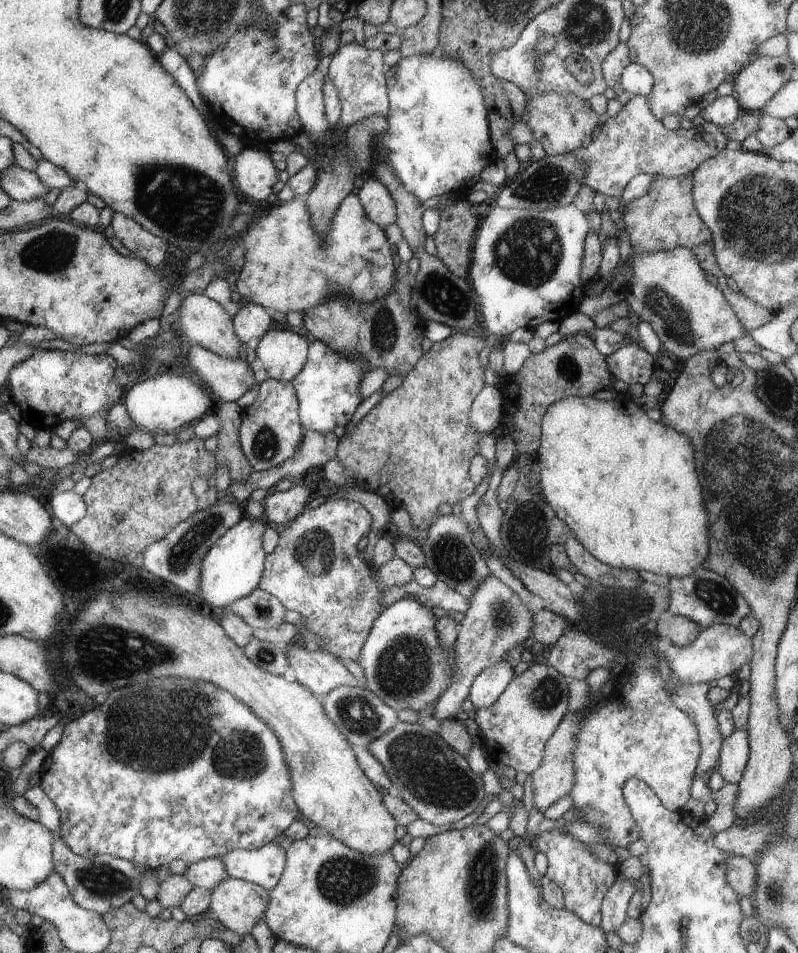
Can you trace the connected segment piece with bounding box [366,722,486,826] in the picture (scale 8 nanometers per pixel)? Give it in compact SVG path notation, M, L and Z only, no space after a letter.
M398 722L382 736L375 738L366 748L386 769L393 786L400 792L419 818L435 825L454 824L474 812L486 791L482 777L472 771L467 758L460 756L442 740L440 735L429 732L419 723Z

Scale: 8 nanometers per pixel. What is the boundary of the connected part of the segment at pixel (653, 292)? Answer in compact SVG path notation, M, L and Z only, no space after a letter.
M688 247L634 255L630 260L633 279L623 295L629 310L640 322L648 322L660 339L662 349L685 360L700 351L712 351L749 335L718 287L710 285L698 259Z

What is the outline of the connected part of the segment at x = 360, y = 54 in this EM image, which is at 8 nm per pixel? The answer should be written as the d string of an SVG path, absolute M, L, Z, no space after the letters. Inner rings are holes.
M356 41L339 46L333 54L328 72L338 89L342 105L340 120L337 125L331 127L331 131L346 130L350 125L372 115L388 118L389 96L385 81L386 66L381 50L367 49Z

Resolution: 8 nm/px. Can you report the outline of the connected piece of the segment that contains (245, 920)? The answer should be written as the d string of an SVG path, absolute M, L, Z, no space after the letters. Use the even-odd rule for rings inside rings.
M231 876L210 892L212 903L209 911L224 923L226 929L243 936L250 935L260 919L264 920L271 894L262 885Z

